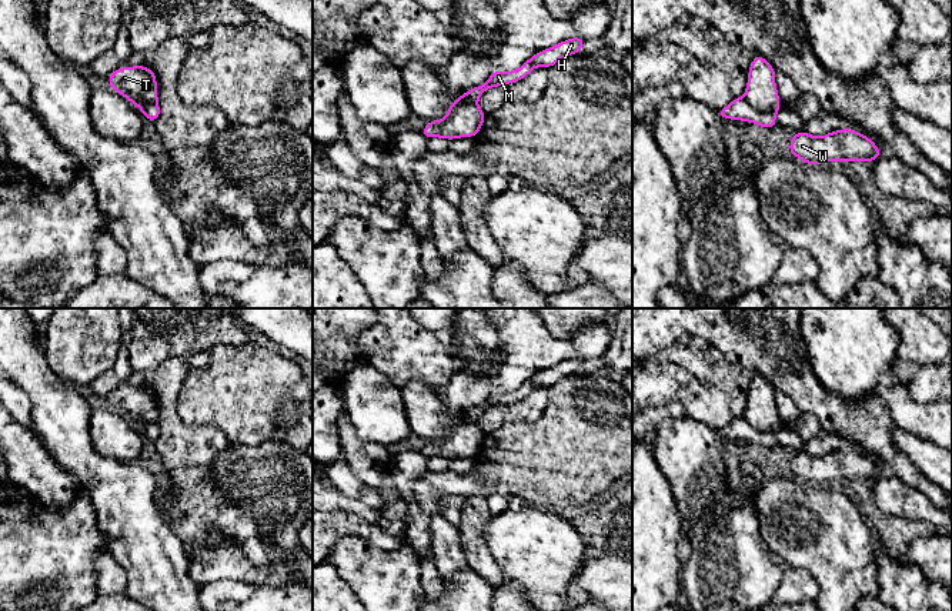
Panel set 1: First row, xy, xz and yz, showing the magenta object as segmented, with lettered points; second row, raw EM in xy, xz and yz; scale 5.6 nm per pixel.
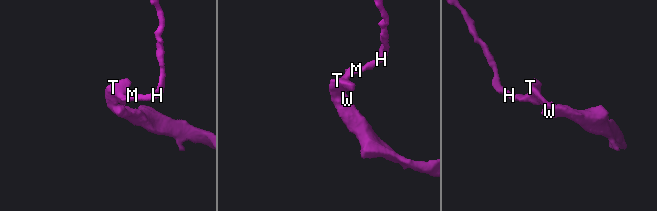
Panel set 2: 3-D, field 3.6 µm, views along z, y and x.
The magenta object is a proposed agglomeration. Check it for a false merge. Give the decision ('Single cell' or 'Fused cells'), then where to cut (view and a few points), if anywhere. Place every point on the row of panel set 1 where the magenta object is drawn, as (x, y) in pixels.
Fused cells. Split along yz (744, 97), (757, 109), (774, 113)

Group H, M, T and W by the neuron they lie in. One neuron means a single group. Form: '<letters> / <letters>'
H M / T W

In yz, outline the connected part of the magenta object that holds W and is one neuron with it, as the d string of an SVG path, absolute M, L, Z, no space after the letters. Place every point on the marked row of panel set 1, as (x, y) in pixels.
M842 128L822 137L814 137L805 130L794 133L789 141L789 154L799 157L804 164L822 164L826 161L871 163L883 156L876 144L866 136Z

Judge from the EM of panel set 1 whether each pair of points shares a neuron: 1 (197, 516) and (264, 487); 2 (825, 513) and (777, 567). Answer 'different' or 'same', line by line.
1: same
2: different

